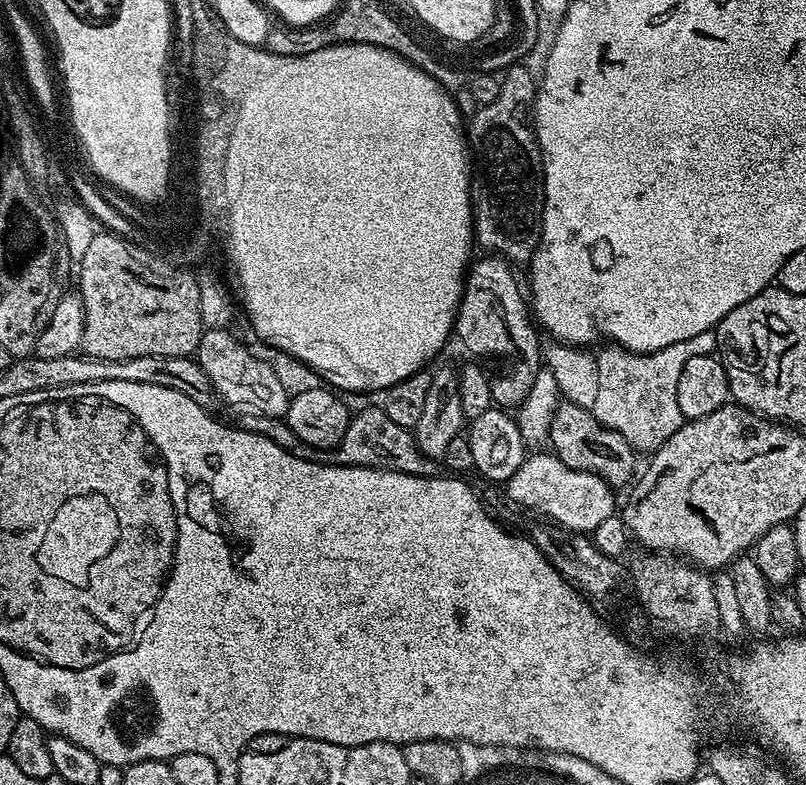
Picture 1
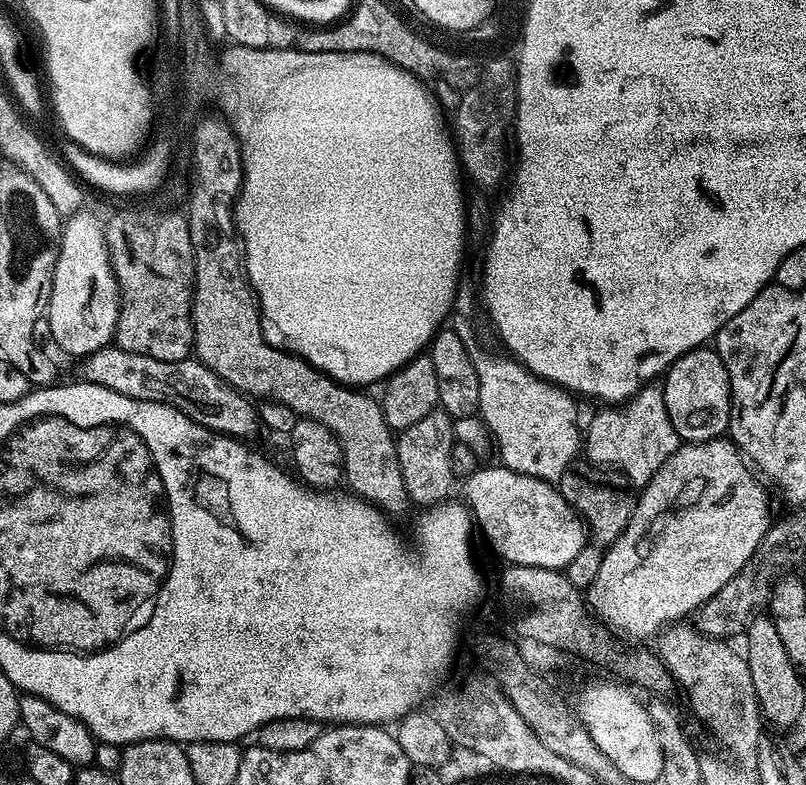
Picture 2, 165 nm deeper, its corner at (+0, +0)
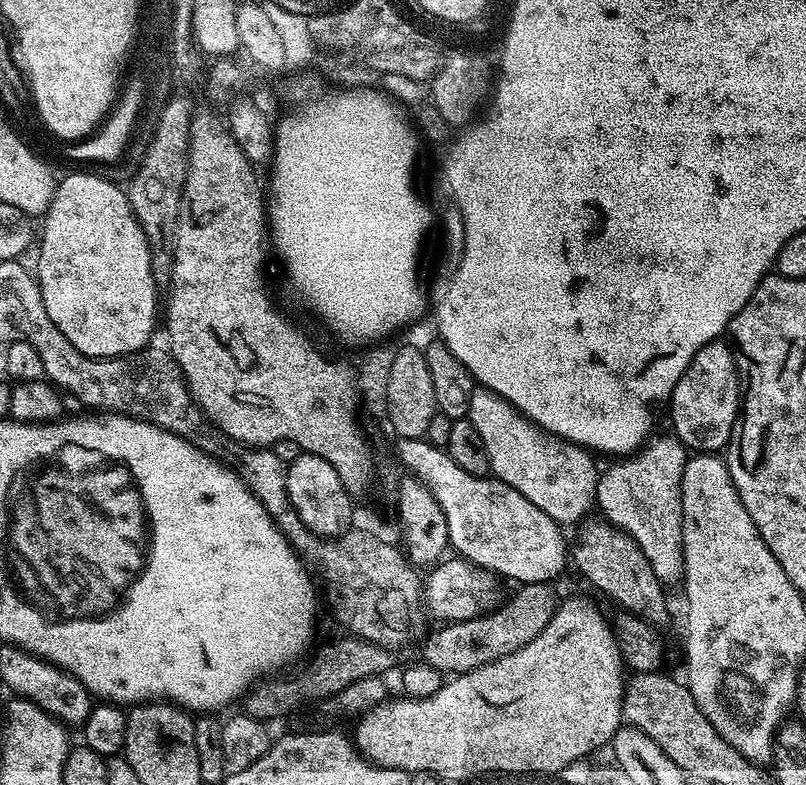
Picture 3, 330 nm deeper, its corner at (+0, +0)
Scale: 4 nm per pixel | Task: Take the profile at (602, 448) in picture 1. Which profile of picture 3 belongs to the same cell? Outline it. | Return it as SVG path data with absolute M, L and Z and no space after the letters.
M603 518L590 519L585 519L575 529L576 545L570 548L571 567L573 564L598 591L617 600L625 613L639 614L649 624L660 626L668 616L668 604L664 601L666 588L654 574L646 554L642 554L629 532L623 532Z

